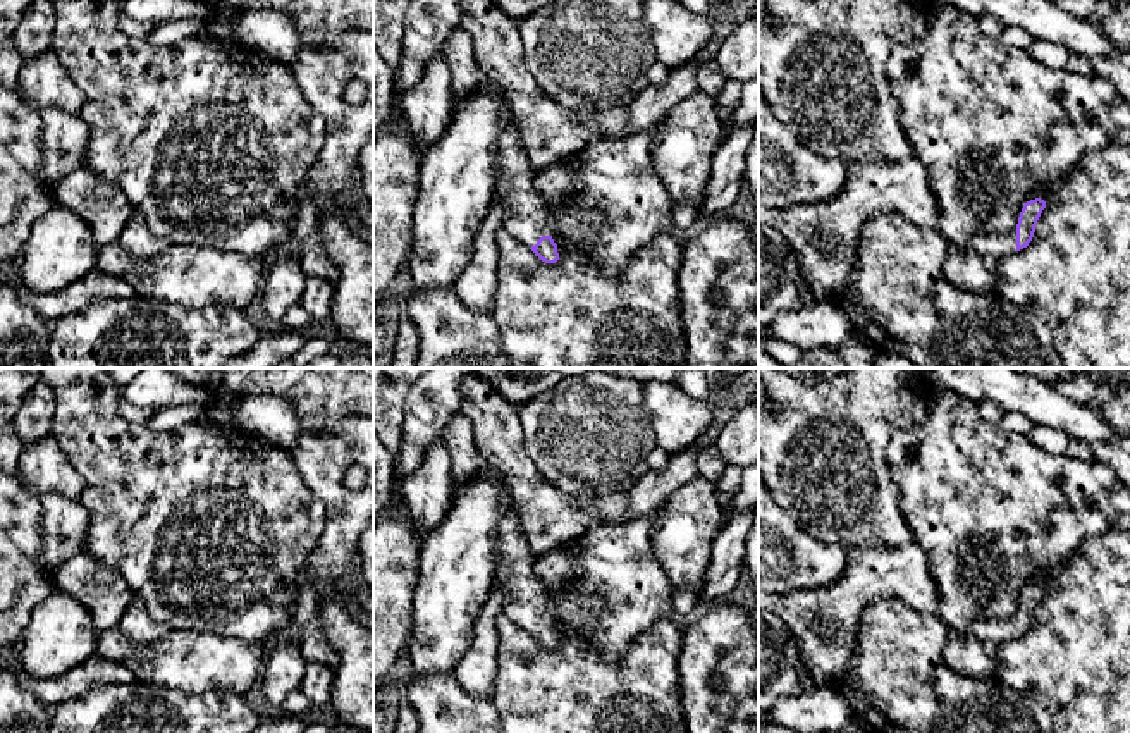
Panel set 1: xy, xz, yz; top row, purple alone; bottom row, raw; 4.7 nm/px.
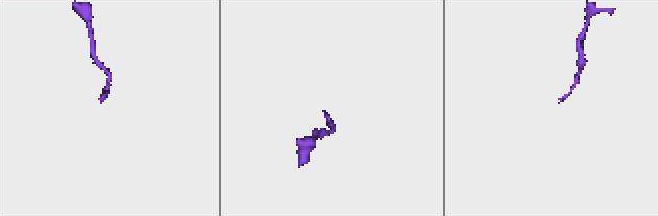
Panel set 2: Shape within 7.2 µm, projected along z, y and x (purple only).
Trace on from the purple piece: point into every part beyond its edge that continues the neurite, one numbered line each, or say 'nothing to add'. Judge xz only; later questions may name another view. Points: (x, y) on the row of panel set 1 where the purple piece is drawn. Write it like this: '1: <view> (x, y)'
1: xz (525, 214)

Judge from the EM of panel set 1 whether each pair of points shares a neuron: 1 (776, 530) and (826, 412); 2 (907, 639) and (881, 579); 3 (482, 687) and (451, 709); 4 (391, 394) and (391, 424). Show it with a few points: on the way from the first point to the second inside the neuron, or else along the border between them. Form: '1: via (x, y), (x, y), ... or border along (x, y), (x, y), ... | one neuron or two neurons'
1: border along (776, 503), (814, 537) | two neurons
2: border along (926, 611), (879, 597), (859, 623) | two neurons
3: border along (453, 671), (454, 678), (468, 692), (489, 701) | two neurons
4: via (391, 401), (391, 417) | one neuron

